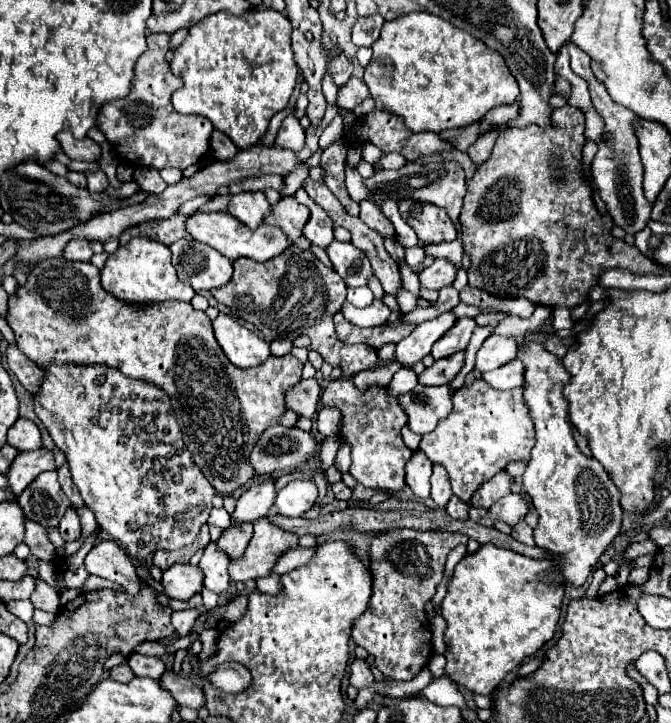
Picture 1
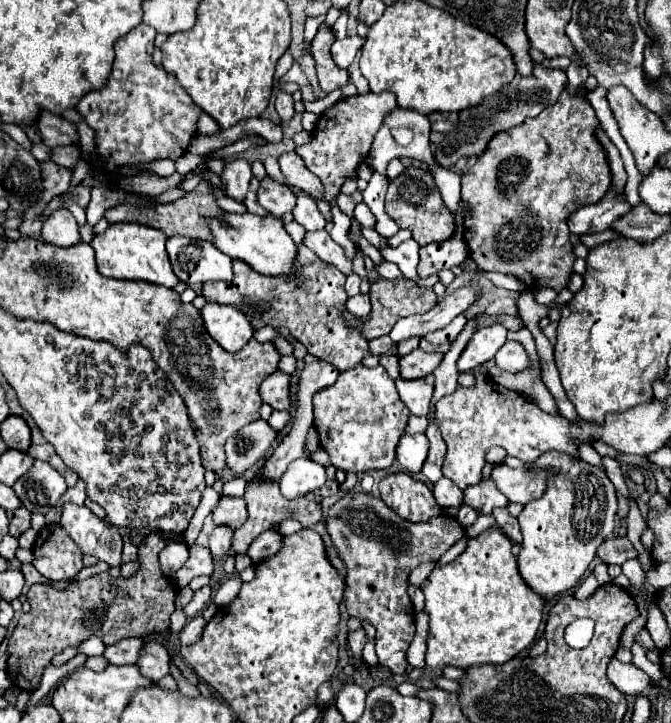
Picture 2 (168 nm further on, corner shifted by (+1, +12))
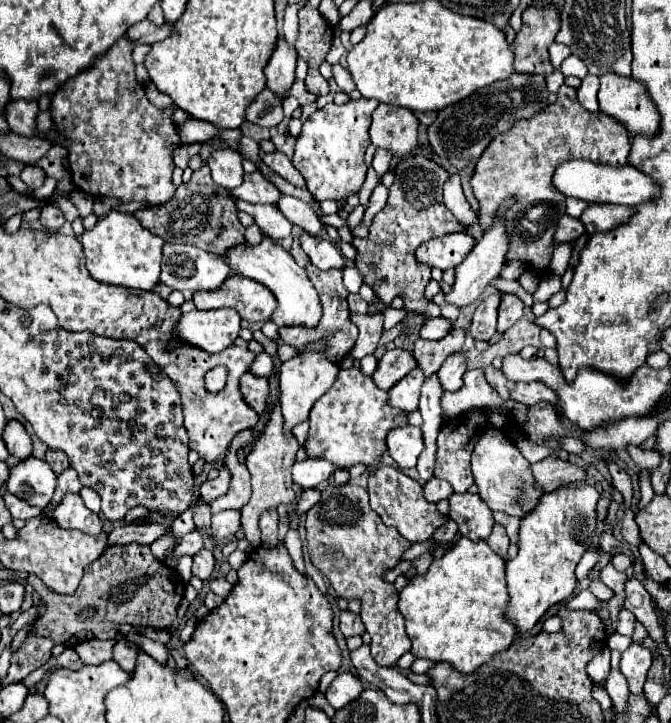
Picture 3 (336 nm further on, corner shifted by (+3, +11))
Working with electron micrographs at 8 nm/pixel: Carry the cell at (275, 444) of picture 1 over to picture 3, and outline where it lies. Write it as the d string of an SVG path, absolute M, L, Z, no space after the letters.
M222 467L220 469L220 475L216 479L212 479L212 481L208 479L208 481L202 483L202 487L200 487L200 499L206 505L210 505L216 497L224 495L226 491L228 491L228 471Z

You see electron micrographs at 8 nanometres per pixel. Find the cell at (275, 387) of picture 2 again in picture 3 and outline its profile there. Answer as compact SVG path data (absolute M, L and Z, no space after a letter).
M244 373L240 377L240 393L242 399L256 411L256 413L266 413L266 399L268 399L268 379L266 377L254 377L250 373Z

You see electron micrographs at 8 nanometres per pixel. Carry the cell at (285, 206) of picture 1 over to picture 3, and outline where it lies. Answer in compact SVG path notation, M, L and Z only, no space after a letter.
M260 171L246 173L244 183L240 187L232 189L232 197L242 199L246 203L270 203L270 205L276 205L280 195L282 193L268 179L264 179L264 175Z

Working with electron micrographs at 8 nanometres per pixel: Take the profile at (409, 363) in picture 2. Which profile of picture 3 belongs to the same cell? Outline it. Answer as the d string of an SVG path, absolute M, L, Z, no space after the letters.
M392 349L382 355L376 371L370 377L380 389L388 391L390 387L394 387L400 381L400 377L408 375L414 367L416 367L416 363L412 361L412 353L408 353L404 349Z

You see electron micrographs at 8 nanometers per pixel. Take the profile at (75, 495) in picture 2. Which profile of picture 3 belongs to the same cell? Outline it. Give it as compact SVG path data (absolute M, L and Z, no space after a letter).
M72 467L66 469L66 471L62 471L62 473L58 475L58 485L56 485L56 493L54 493L54 499L52 499L52 503L50 503L50 509L54 509L54 505L60 503L60 499L64 497L64 493L68 493L68 491L78 493L80 489L82 489L82 483L78 481L76 471L74 471Z

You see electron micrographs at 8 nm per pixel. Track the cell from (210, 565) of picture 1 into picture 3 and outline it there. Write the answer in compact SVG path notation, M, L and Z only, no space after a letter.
M220 511L212 515L212 535L216 539L228 539L234 537L240 529L240 511Z

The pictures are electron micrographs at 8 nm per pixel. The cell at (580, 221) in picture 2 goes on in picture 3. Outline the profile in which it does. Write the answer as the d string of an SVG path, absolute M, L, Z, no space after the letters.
M564 215L558 221L556 233L554 233L554 245L560 245L560 243L566 243L566 241L578 239L582 233L584 233L584 225L580 225L580 219L574 219L574 217Z

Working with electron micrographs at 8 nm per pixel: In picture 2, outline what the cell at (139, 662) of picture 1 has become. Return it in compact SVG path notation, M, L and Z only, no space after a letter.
M126 638L118 644L112 644L106 648L104 656L110 660L110 664L136 664L140 660L140 650L144 648L142 638Z

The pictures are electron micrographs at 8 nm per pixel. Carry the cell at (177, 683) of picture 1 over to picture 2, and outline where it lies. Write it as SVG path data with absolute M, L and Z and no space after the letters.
M146 642L146 648L142 648L142 656L138 660L138 668L146 678L158 682L160 678L170 674L168 662L170 662L170 654L162 644Z

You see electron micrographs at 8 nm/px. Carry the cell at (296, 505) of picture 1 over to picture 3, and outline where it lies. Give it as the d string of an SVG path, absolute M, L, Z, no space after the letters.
M306 459L306 461L296 461L292 465L292 479L302 489L316 487L318 483L330 479L332 473L334 465L326 459Z

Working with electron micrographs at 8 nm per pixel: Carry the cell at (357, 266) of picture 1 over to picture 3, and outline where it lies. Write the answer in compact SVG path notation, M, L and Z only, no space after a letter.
M304 233L300 239L300 245L302 245L304 253L310 257L310 263L322 271L334 269L334 267L342 269L346 265L346 259L342 257L342 253L338 251L338 247L332 241Z

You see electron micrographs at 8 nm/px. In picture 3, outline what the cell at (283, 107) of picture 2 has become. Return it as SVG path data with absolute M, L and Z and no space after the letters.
M280 33L276 39L276 47L264 67L264 75L268 79L268 87L284 99L284 93L294 83L294 69L296 69L296 49L286 43L286 37Z

